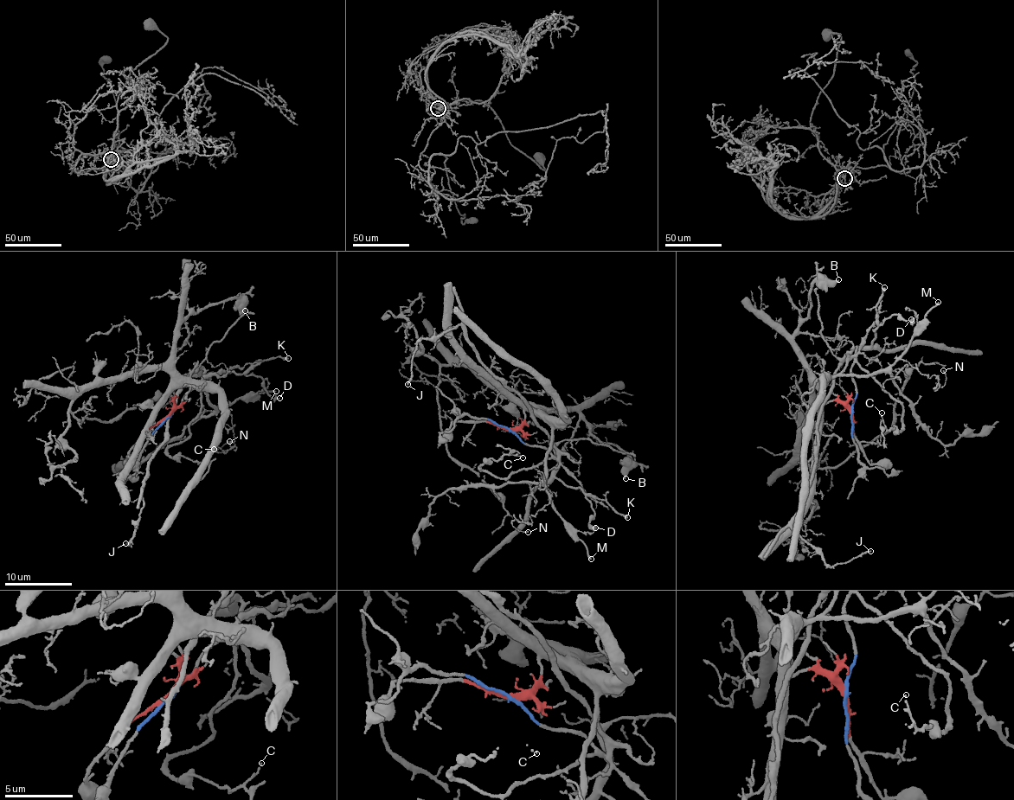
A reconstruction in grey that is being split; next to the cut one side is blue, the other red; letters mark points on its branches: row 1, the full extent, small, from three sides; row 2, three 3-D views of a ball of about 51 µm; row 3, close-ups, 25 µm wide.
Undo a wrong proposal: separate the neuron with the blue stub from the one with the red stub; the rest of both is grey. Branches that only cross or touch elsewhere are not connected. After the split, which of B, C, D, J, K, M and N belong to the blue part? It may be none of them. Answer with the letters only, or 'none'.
C, D, J, K

